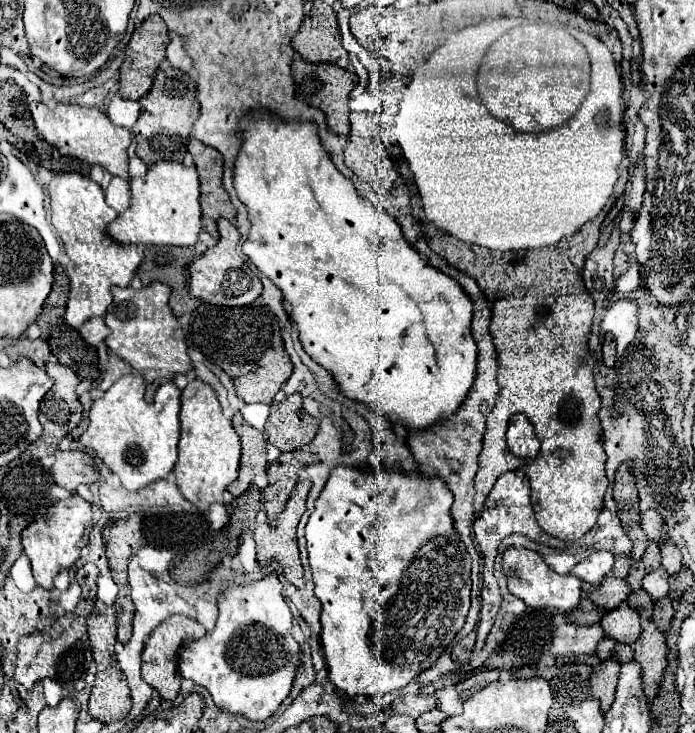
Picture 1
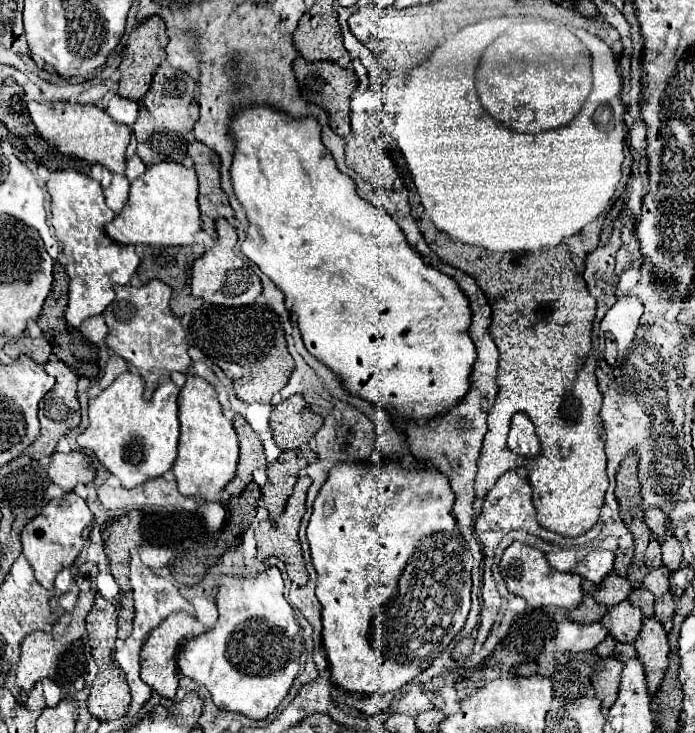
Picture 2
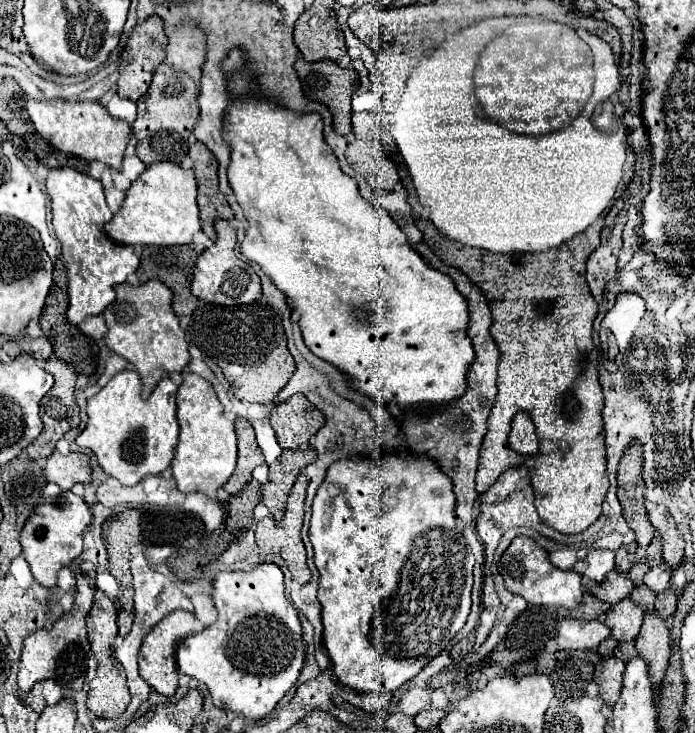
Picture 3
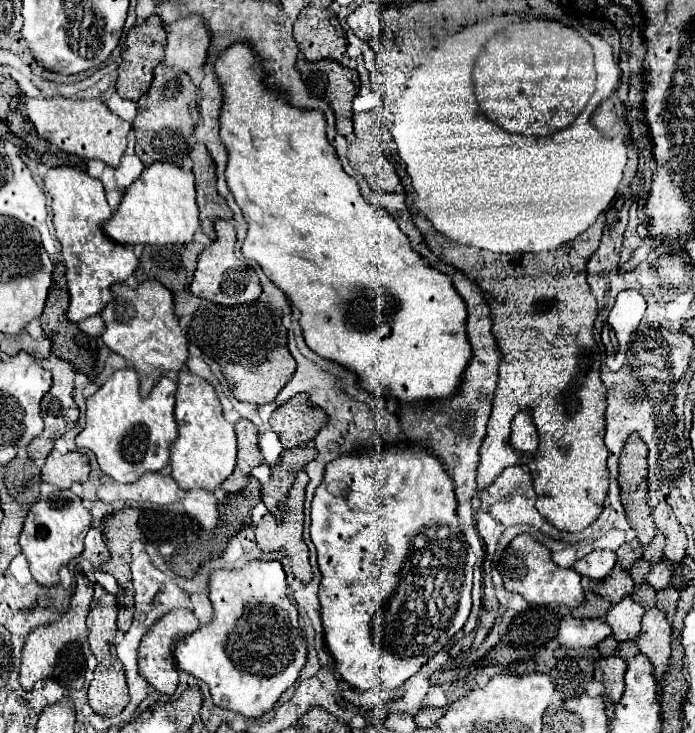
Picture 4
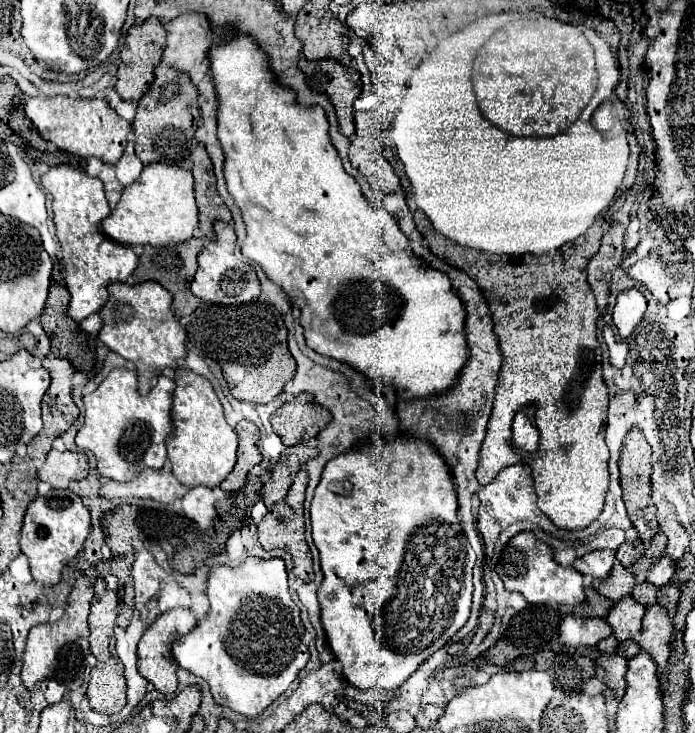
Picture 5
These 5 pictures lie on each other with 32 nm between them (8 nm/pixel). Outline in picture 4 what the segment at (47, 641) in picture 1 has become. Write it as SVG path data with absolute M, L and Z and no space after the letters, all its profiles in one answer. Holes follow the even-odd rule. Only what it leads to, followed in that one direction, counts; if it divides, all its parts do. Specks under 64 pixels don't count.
M76 574L76 592L72 596L74 606L62 614L60 620L56 620L50 626L40 626L32 630L24 642L22 648L22 664L20 664L20 686L24 690L32 690L34 682L52 678L64 688L80 688L84 682L86 674L86 660L90 656L90 646L88 646L88 628L86 628L86 616L92 604L94 596L94 584L92 580L84 574Z

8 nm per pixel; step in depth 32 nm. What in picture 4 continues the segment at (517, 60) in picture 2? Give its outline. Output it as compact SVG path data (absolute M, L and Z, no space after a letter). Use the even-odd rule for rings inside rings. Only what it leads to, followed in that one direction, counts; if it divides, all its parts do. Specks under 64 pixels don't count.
M530 18L520 20L510 26L506 26L502 32L498 32L480 52L476 66L474 66L474 94L478 98L480 108L484 114L506 128L510 134L518 136L550 136L566 126L570 126L572 120L584 110L586 102L590 100L594 92L594 82L598 78L596 74L596 60L592 56L594 50L590 44L580 36L580 32L572 26L564 26L556 20L544 20L544 18Z

